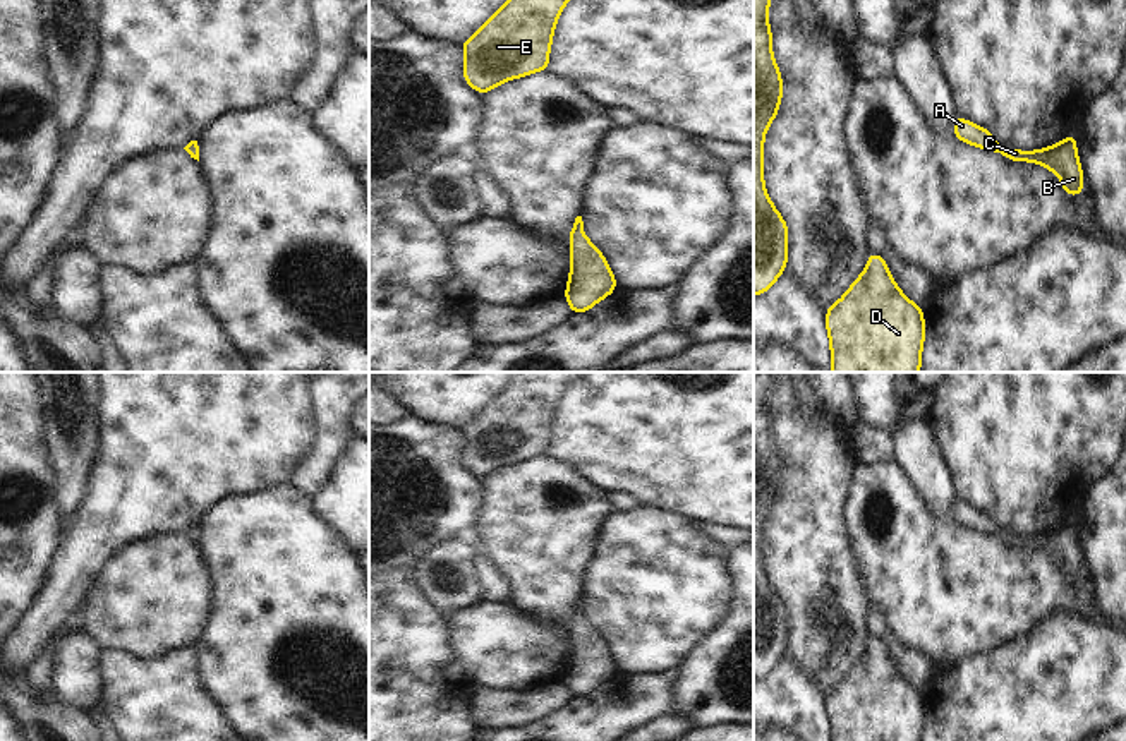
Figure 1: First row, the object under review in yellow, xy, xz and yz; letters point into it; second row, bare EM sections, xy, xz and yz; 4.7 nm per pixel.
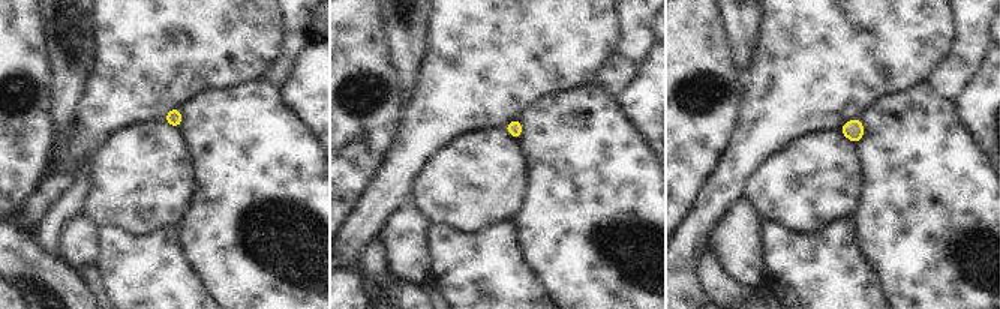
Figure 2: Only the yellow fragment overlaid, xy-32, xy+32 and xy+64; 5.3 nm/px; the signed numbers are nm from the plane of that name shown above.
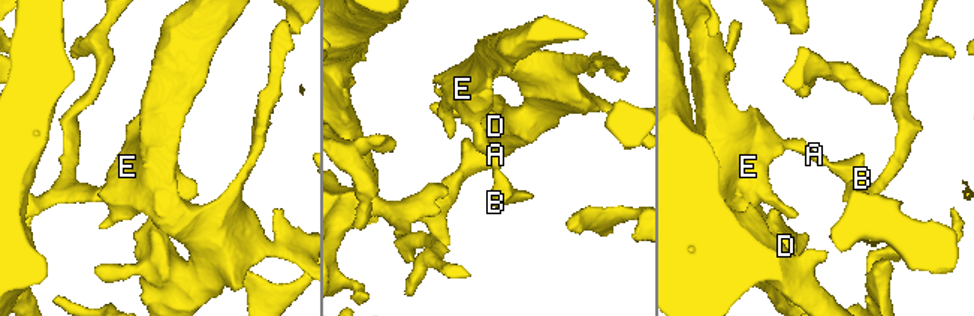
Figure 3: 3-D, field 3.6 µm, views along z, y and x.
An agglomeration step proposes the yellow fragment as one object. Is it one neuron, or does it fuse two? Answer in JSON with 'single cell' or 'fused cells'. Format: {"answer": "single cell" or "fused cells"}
{"answer": "single cell"}

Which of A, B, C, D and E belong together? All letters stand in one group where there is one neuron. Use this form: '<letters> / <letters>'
A B C D E

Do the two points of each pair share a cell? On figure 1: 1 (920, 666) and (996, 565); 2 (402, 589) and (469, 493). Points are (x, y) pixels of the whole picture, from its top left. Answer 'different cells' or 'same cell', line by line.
1: different cells
2: same cell

